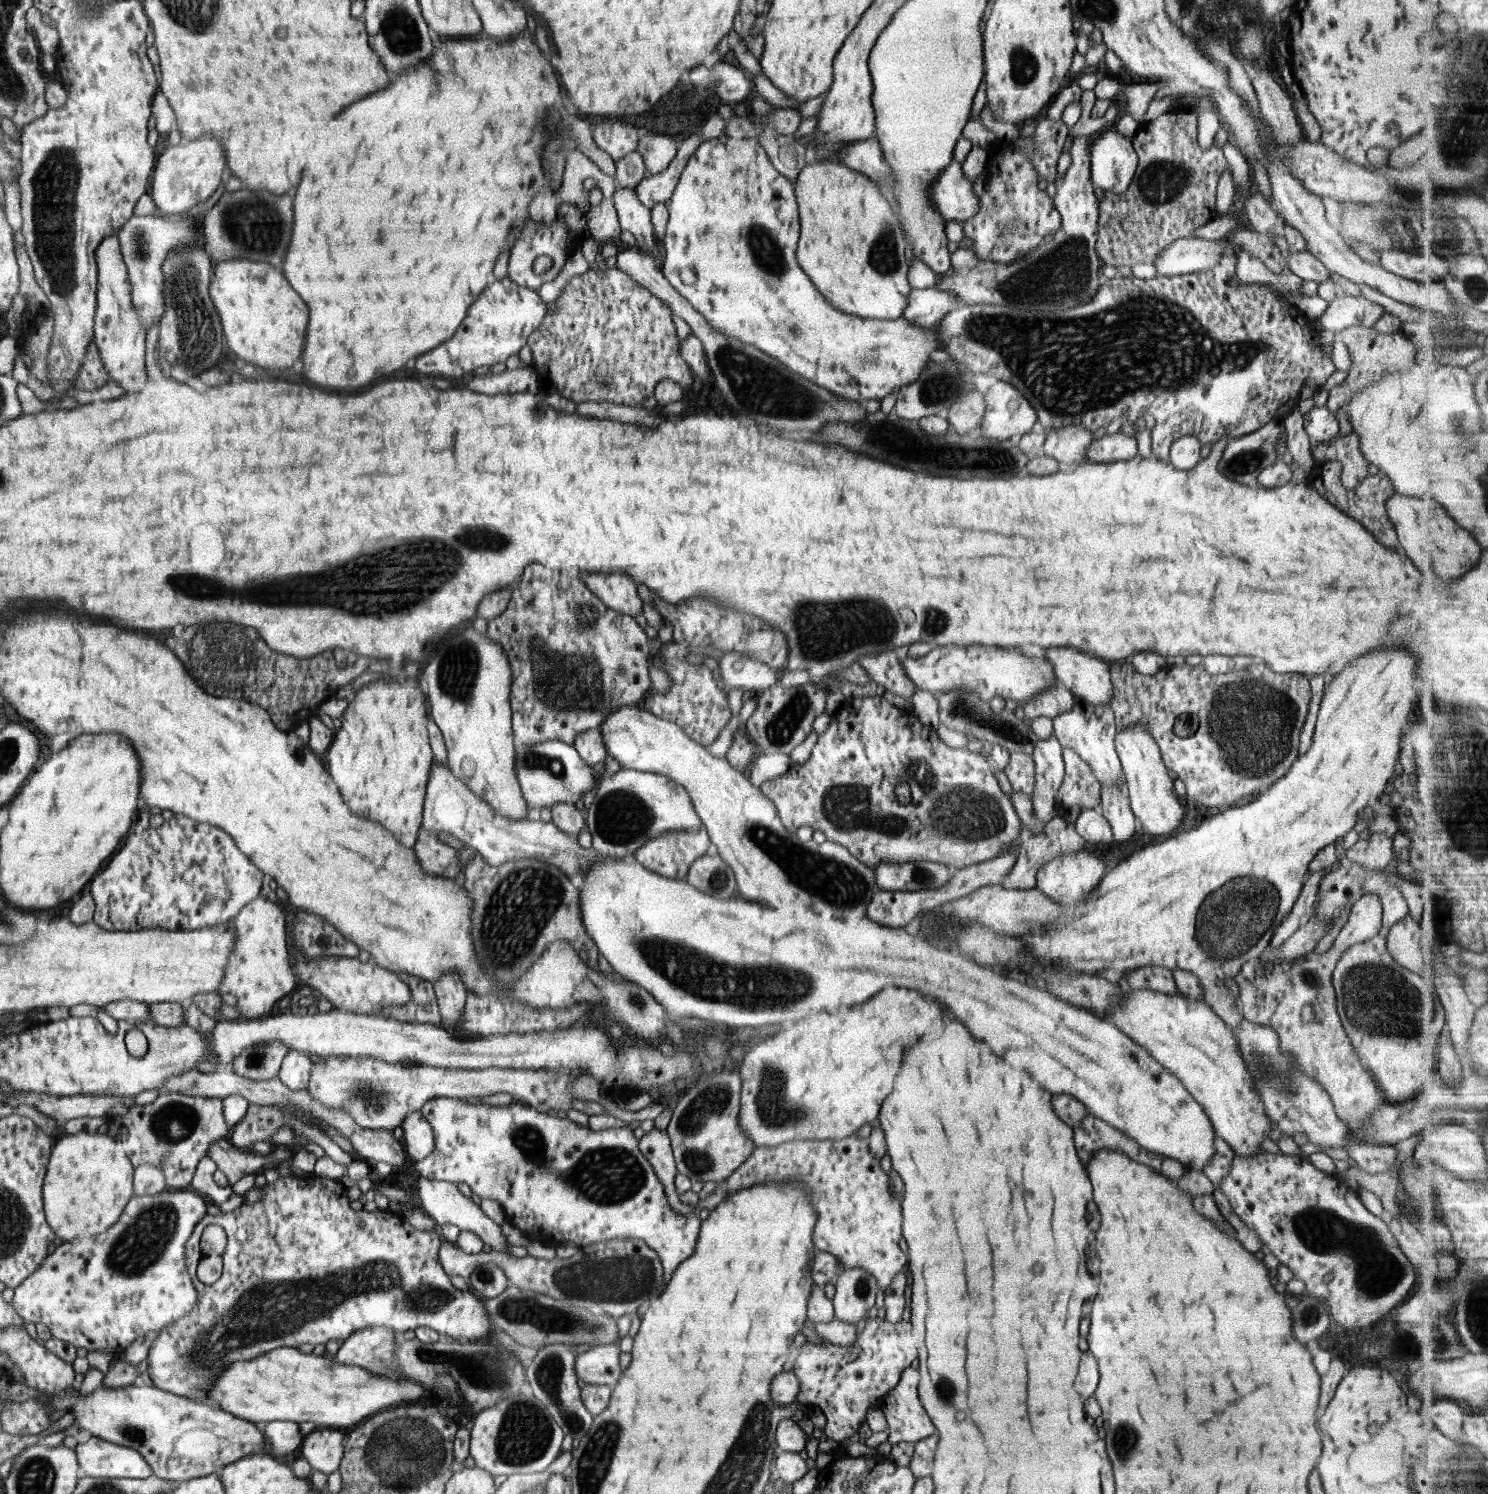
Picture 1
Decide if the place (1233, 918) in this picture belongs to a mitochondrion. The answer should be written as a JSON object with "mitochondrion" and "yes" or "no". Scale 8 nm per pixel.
{"mitochondrion":"yes"}

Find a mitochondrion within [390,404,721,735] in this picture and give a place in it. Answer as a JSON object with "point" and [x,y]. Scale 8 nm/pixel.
{"point":[456,670]}

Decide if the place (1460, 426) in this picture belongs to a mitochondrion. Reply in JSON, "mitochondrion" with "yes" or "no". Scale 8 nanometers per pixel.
{"mitochondrion":"yes"}

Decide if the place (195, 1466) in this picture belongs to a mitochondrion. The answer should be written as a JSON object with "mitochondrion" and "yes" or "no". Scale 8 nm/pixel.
{"mitochondrion":"no"}

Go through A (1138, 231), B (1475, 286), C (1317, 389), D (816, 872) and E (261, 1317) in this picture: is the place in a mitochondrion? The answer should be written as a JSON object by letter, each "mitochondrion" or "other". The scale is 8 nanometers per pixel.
{"A":"other","B":"mitochondrion","C":"other","D":"mitochondrion","E":"mitochondrion"}

